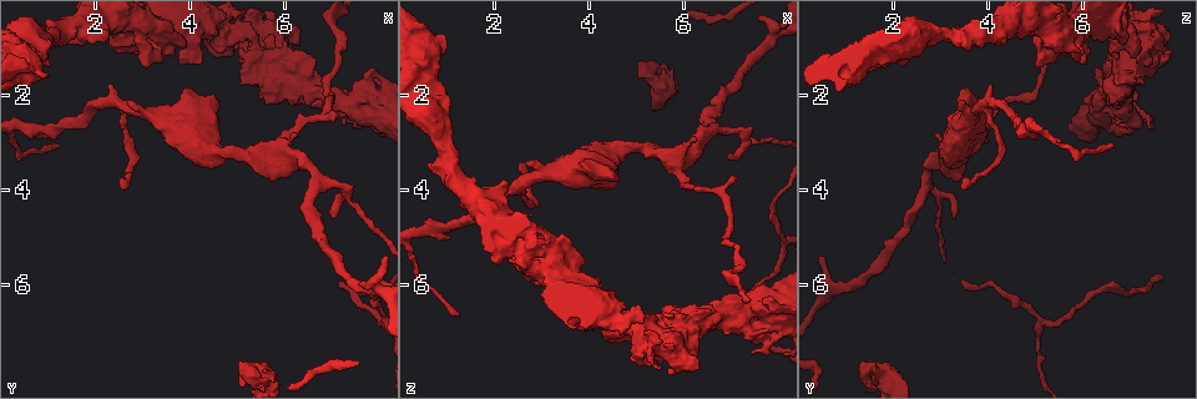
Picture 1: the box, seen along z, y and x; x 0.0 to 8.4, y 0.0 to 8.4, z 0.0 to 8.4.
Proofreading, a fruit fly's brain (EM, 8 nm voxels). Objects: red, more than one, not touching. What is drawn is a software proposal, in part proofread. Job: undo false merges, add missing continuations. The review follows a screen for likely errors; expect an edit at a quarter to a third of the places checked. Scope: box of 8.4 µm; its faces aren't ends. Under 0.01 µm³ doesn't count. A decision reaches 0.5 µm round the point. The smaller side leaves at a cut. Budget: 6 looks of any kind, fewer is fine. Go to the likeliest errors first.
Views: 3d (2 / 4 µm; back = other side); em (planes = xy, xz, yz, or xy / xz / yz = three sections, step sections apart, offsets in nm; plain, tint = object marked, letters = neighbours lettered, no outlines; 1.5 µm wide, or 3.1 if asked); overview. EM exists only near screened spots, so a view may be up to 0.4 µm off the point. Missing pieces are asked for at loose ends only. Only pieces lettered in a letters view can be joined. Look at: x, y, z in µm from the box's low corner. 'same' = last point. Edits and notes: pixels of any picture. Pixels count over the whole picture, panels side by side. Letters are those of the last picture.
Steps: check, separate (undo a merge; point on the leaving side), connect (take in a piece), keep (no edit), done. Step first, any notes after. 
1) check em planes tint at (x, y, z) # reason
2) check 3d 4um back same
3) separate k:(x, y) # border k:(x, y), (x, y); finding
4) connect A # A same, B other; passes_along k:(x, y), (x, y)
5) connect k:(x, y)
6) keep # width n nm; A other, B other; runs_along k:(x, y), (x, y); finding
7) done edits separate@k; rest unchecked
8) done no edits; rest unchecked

check 3d 4um at (4.95, 1.50, 6.70) # thick end

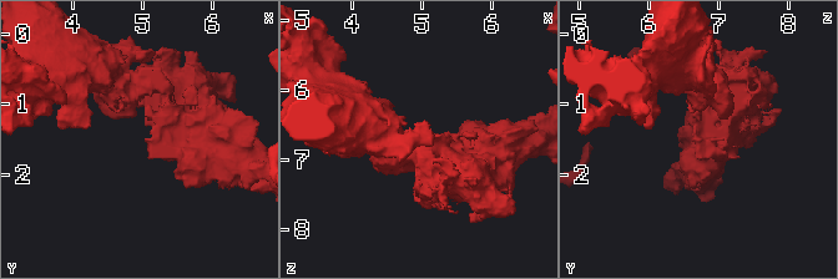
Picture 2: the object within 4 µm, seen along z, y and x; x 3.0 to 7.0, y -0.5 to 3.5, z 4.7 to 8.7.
check em xy step 4 letters at (5.00, 1.50, 6.65)

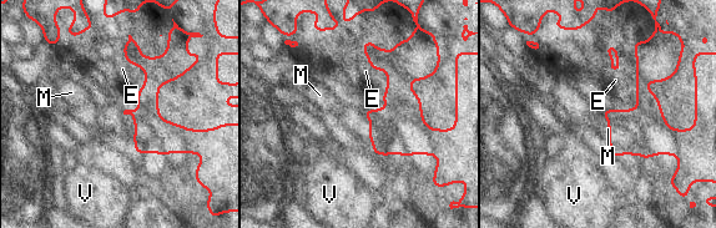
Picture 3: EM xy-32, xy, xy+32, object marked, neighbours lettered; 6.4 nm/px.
connect E # E same, M other, V other; passes_along 3:(406, 62), (374, 69), (366, 71); it goes on there

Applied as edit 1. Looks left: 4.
check em xz step 8 tint at (0.75, 1.50, 0.95) # thick turns thin

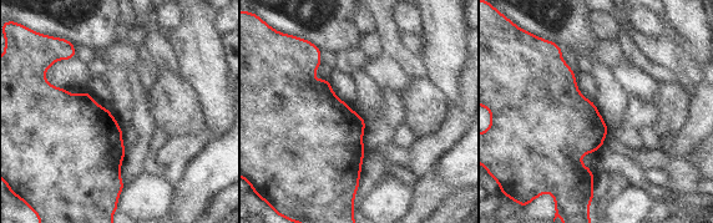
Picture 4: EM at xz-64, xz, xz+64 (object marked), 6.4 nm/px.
check em planes tint same # another direction

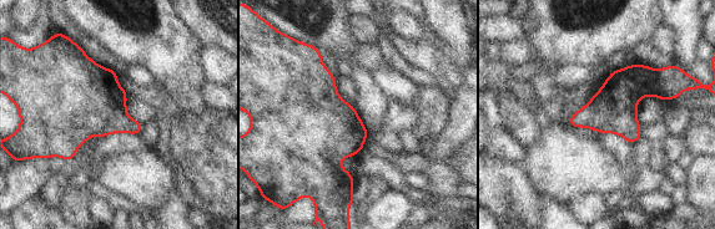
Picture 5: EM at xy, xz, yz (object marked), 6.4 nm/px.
check em planes letters same # what lies round it

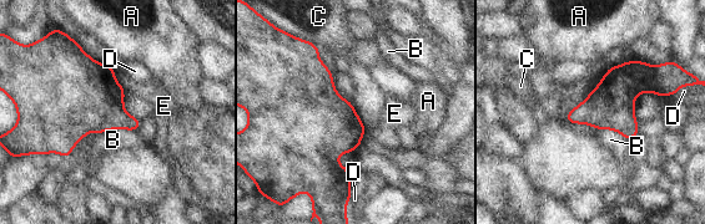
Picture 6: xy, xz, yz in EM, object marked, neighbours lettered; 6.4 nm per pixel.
keep # longest_contact B 260 nm; A other, B other, C other, D other, E other; border 6:(136, 131), (105, 130), (97, 136); all the same neuron

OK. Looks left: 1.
check em planes letters at (2.55, 2.25, 3.90) # a fork

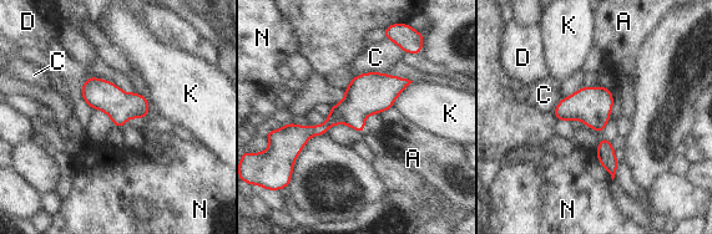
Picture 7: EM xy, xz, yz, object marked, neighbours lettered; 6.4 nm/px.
keep # A other, C other, D other, K other, N other; runs_along 7:(405, 82), (319, 130), (287, 131); all the same neuron

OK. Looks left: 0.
done edits connect@3; rest unchecked

